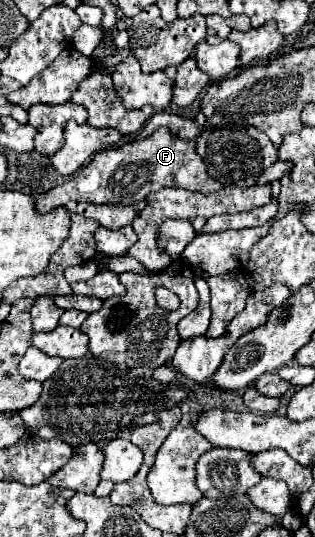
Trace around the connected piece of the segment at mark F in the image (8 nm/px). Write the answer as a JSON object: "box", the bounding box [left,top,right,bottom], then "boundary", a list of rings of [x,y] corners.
{"box":[37,127,223,213],"boundary":[[[159,127],[153,135],[145,139],[131,141],[117,149],[103,149],[95,159],[79,171],[79,177],[47,191],[45,197],[37,199],[37,209],[49,213],[57,207],[71,207],[75,203],[111,203],[111,205],[133,205],[145,201],[145,197],[163,187],[181,187],[191,191],[217,191],[223,185],[215,179],[209,179],[207,167],[197,153],[197,143],[179,139],[169,133],[167,127]]]}

